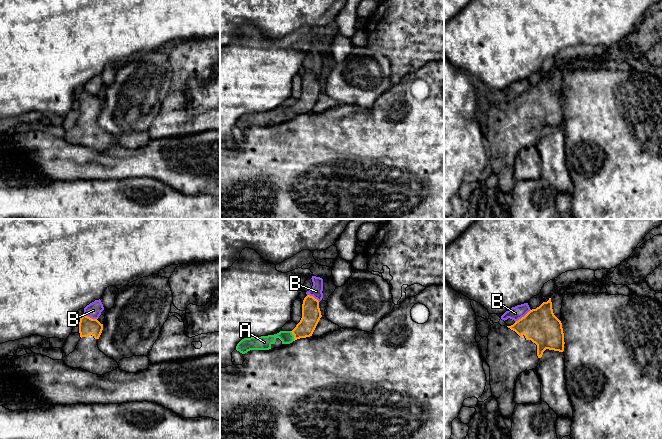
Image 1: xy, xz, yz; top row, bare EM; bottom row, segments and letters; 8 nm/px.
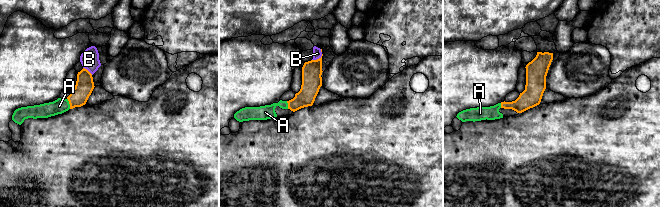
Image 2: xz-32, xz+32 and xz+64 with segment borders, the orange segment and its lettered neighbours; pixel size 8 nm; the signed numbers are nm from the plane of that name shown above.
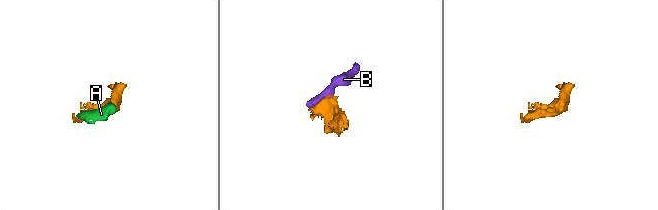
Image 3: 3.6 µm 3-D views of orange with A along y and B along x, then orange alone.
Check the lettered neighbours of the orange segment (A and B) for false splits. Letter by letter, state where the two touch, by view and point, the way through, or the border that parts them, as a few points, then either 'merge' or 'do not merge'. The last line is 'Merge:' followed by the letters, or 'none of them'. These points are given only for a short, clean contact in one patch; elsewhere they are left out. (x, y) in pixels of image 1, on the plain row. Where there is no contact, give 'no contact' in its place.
A: contact xz (294, 112); merge
B: contact yz (522, 93); border yz (530, 85), (515, 98); do not merge
Merge: A

